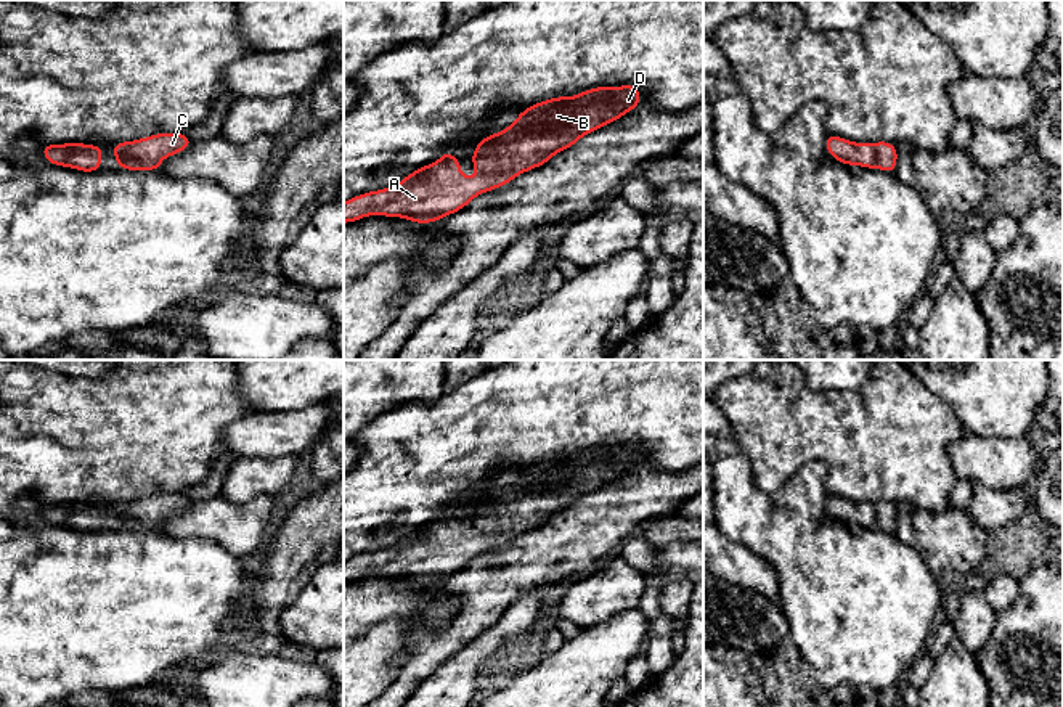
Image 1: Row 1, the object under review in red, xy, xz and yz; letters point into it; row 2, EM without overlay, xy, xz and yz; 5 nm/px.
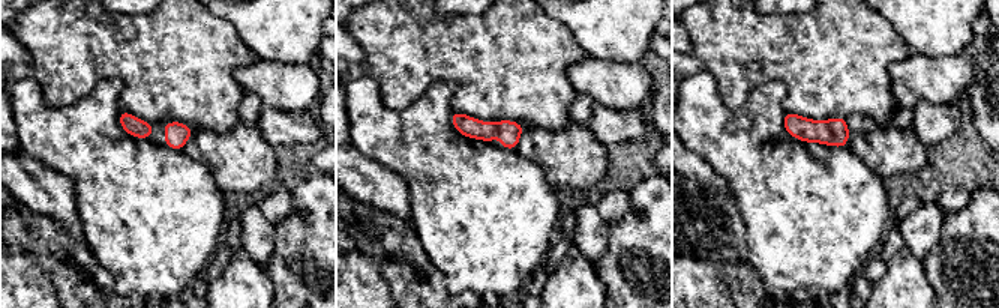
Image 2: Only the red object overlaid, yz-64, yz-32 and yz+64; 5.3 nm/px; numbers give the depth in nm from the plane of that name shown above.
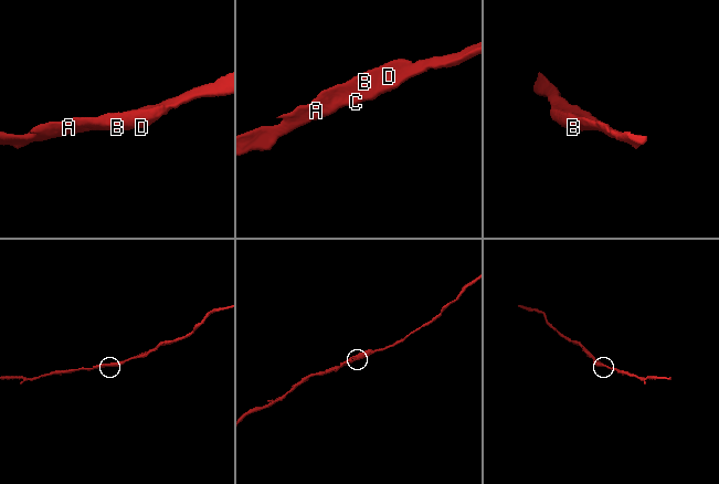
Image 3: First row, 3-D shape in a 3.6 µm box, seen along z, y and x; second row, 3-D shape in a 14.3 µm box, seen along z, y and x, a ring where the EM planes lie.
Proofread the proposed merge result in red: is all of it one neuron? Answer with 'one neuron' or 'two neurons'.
one neuron

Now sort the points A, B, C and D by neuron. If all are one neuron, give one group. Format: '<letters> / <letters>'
A B C D

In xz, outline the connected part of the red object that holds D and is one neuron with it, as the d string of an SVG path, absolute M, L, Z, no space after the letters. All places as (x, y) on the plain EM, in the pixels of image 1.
M596 447L575 456L557 456L523 469L503 492L477 503L470 522L477 535L462 537L461 521L446 509L429 525L417 527L395 546L353 556L344 562L344 583L368 575L401 577L432 583L466 567L475 556L493 551L536 529L581 497L612 484L641 463L637 447Z

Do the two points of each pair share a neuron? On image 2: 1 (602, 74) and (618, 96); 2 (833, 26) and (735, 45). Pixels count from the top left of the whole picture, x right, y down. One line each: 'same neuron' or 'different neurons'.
1: same neuron
2: same neuron

